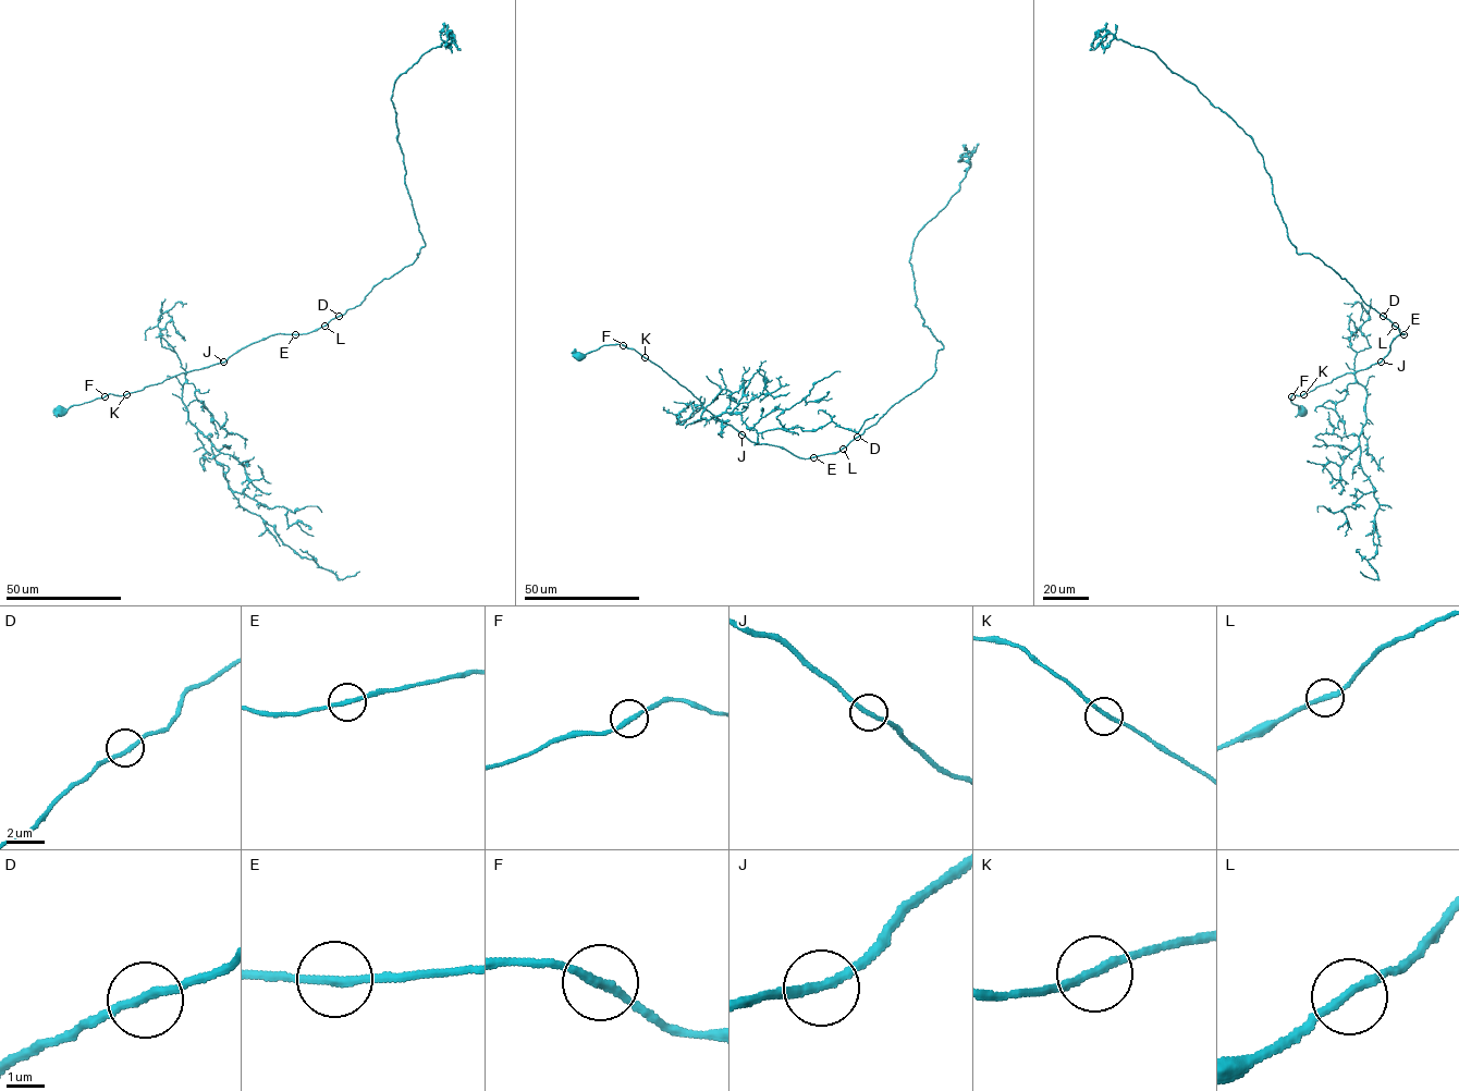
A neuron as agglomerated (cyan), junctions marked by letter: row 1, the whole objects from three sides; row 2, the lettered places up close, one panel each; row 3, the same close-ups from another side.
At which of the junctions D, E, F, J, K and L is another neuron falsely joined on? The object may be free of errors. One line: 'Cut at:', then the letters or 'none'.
Cut at: none

